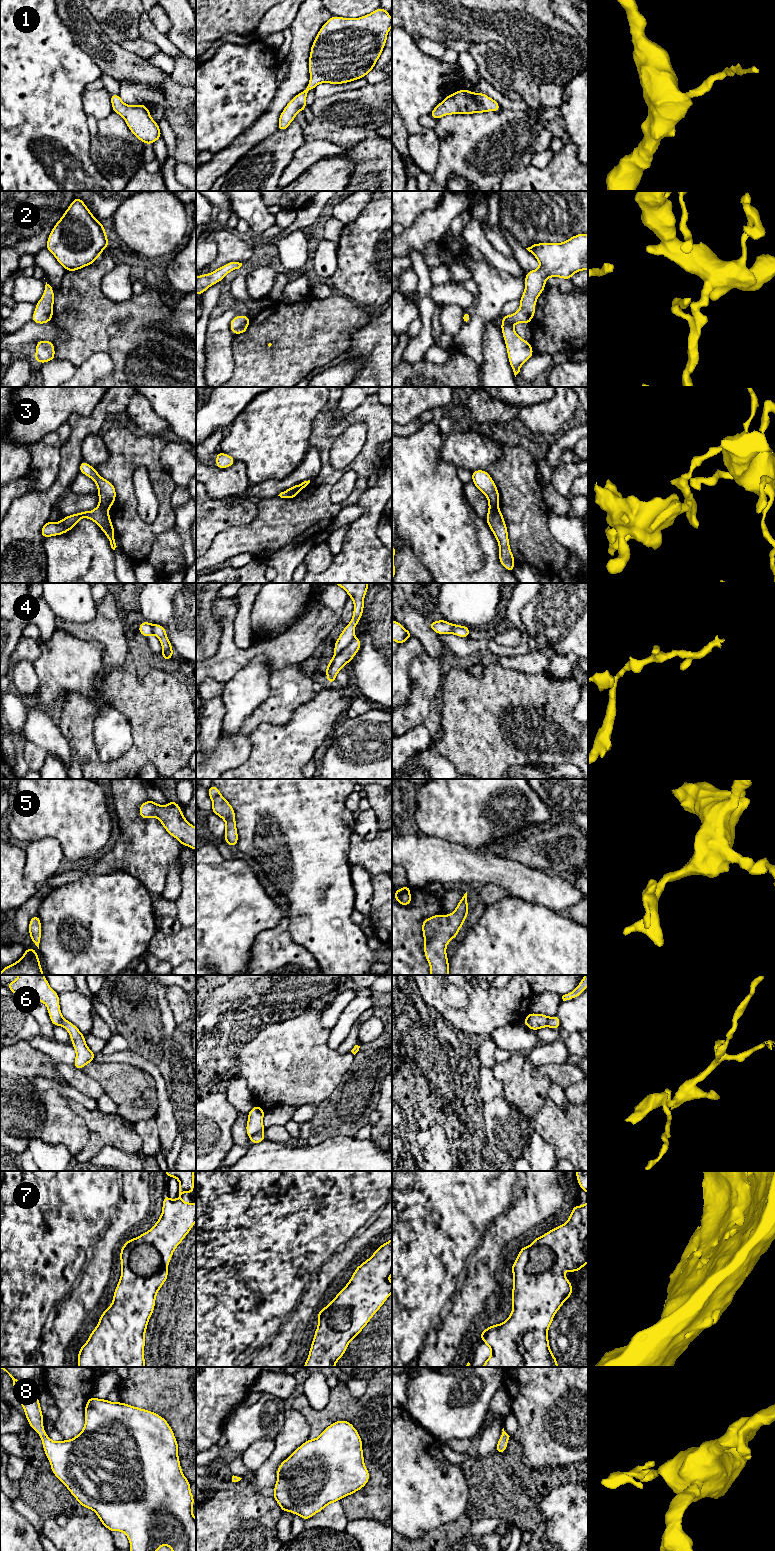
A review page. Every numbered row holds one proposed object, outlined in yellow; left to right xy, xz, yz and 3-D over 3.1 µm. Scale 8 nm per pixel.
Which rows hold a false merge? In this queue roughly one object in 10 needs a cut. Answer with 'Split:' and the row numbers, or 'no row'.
Split: 3, 4, 6

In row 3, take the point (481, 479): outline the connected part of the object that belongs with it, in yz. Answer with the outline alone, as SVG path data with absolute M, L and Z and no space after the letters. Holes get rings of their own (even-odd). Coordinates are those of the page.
M486 470L472 471L473 484L487 497L488 505L496 507L499 504L499 491Z

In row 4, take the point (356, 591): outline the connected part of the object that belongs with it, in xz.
M333 583L342 587L354 602L353 616L349 624L345 626L342 633L334 644L335 653L344 650L355 638L355 626L360 622L364 609L364 597L369 583Z

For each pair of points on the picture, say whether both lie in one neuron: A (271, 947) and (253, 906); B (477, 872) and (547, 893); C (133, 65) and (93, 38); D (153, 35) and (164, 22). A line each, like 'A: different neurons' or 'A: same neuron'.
A: different neurons
B: same neuron
C: same neuron
D: different neurons

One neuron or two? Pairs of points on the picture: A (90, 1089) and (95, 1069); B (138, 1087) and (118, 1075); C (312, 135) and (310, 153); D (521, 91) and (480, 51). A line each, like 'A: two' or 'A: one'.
A: two
B: one
C: two
D: one

